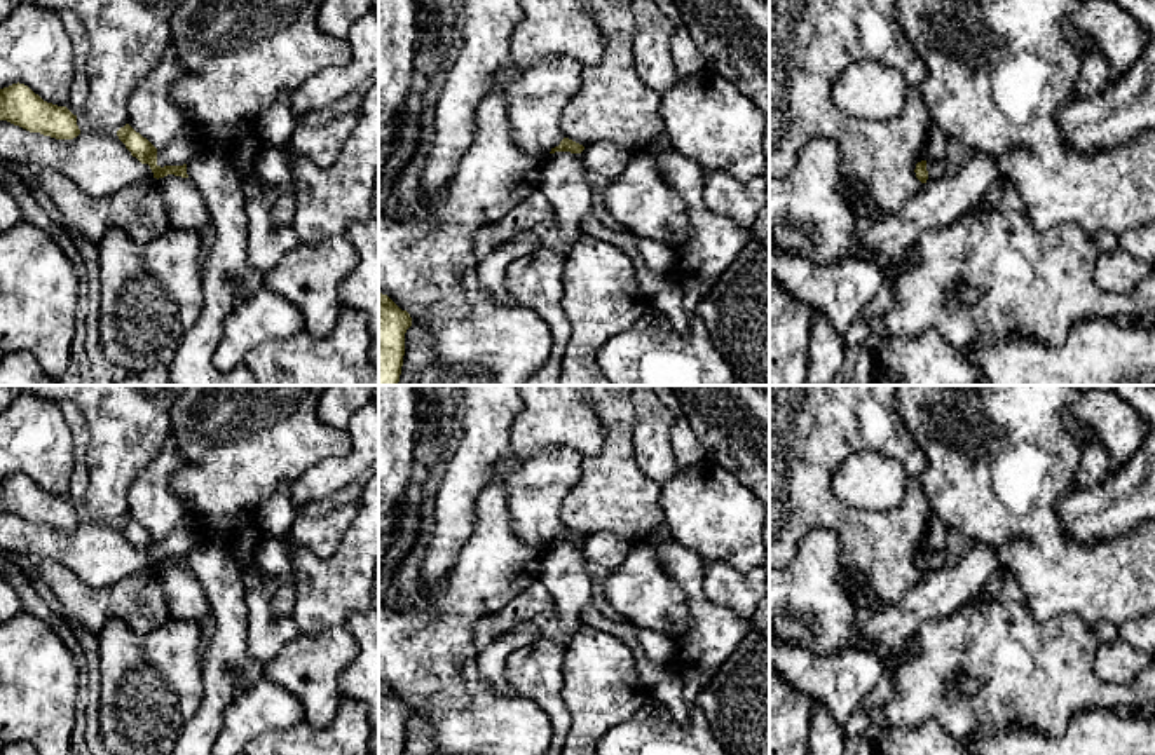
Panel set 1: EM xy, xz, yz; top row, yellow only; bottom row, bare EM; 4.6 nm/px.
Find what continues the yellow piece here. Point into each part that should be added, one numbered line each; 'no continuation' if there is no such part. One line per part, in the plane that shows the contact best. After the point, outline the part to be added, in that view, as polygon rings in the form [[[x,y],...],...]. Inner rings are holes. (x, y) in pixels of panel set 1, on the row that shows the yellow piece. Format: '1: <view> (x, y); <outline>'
no continuation

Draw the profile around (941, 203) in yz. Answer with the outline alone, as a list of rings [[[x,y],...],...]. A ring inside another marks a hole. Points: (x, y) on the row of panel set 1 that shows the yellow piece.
[[[974,152],[956,174],[926,181],[919,192],[893,216],[860,227],[858,244],[886,262],[902,263],[925,230],[954,225],[972,206],[984,199],[989,187],[1007,174],[996,157]]]

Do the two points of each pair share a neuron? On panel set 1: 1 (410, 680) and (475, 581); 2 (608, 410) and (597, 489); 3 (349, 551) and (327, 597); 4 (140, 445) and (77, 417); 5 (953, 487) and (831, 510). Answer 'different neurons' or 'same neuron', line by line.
1: same neuron
2: same neuron
3: same neuron
4: different neurons
5: different neurons

